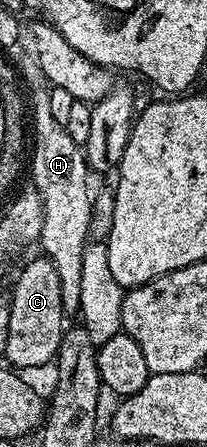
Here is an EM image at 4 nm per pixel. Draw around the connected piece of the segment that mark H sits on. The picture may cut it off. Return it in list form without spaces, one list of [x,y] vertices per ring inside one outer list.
[[[27,56],[23,66],[21,62],[21,78],[26,85],[28,82],[32,86],[31,94],[29,90],[29,106],[33,111],[33,149],[29,154],[29,182],[41,196],[41,204],[45,208],[45,224],[41,224],[38,245],[43,246],[42,253],[53,264],[53,268],[57,268],[57,277],[61,280],[61,304],[64,311],[75,312],[81,304],[81,260],[89,244],[87,233],[93,201],[93,190],[87,187],[87,174],[89,175],[87,155],[83,153],[83,148],[73,140],[73,136],[69,136],[63,123],[53,120],[53,112],[49,108],[51,91],[47,87],[48,80],[41,72],[34,56]]]

